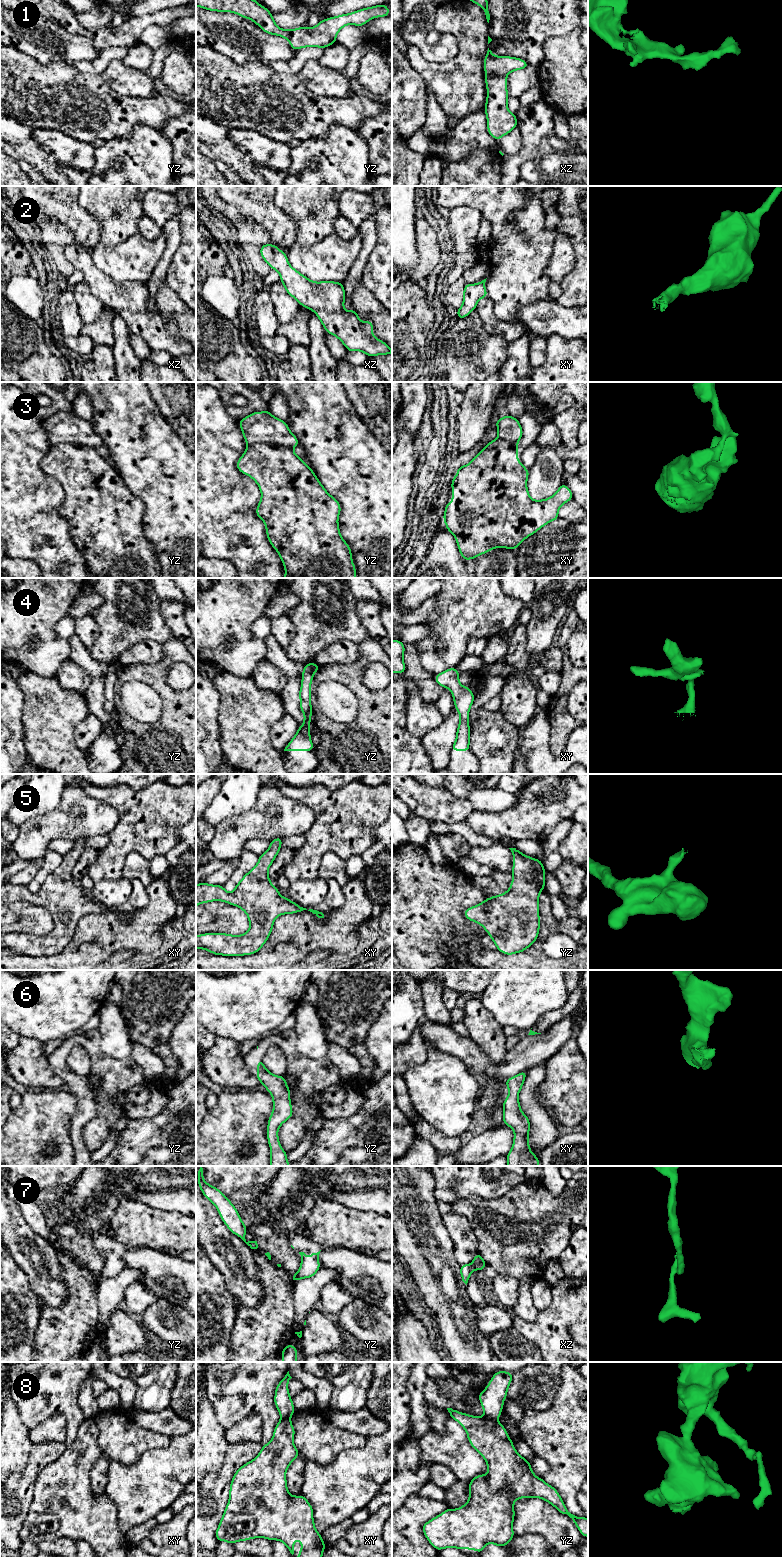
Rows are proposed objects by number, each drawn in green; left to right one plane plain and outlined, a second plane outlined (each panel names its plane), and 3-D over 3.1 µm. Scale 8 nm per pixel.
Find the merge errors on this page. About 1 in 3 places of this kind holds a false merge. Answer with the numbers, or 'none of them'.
3, 7, 8

